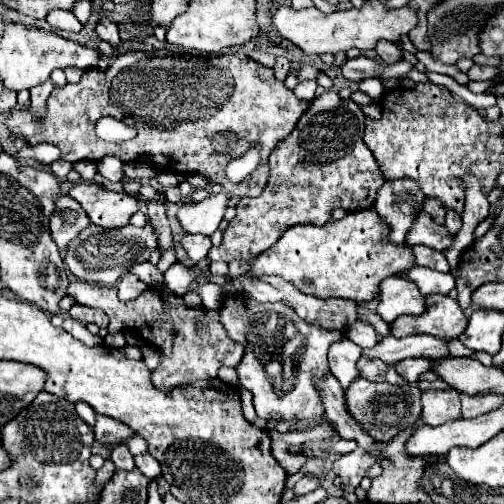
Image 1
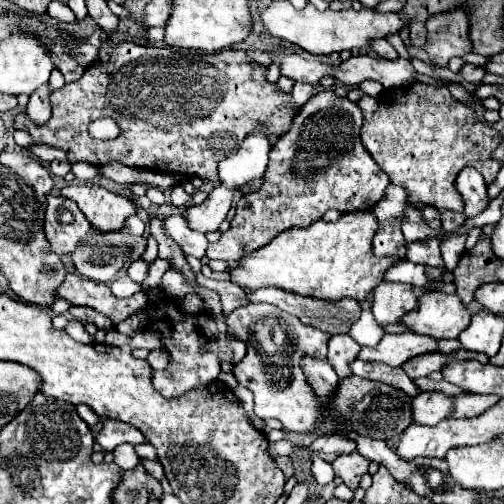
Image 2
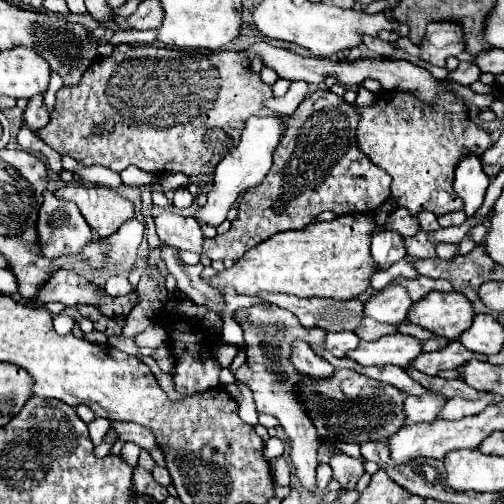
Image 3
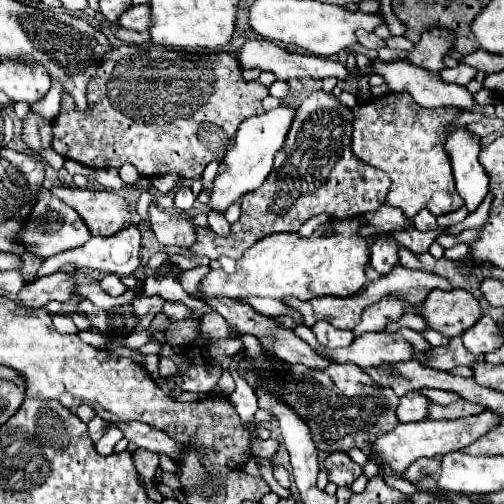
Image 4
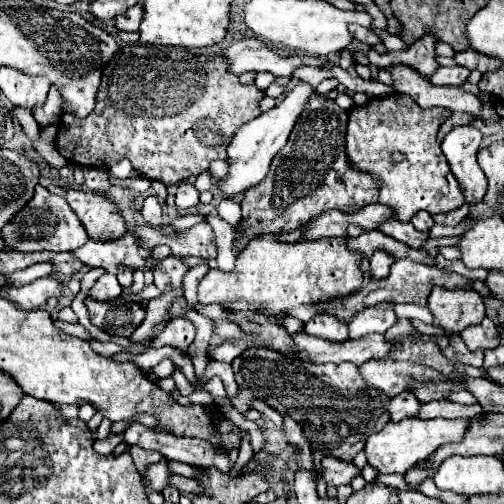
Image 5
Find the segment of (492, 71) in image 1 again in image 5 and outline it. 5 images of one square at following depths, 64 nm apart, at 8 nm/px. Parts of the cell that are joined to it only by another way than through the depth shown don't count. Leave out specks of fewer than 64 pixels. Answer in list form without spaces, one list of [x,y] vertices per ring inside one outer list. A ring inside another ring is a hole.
[[[452,66],[452,68],[438,68],[430,80],[432,84],[438,84],[438,86],[462,86],[466,82],[470,74],[470,68],[464,68],[464,66]]]

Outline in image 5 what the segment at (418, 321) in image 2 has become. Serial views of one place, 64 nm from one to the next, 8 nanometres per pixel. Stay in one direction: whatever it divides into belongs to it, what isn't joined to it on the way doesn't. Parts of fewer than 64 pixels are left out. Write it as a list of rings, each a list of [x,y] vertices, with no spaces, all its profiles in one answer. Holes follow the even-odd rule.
[[[434,288],[426,306],[434,318],[432,324],[446,334],[460,334],[466,326],[480,324],[486,316],[482,298],[468,288]]]

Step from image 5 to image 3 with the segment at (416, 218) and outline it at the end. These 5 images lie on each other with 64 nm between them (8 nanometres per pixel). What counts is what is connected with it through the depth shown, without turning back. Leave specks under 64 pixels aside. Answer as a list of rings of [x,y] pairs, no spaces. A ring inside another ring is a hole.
[[[428,210],[420,212],[420,214],[418,214],[418,220],[420,220],[420,226],[422,226],[424,232],[432,232],[432,230],[438,230],[438,228],[440,228],[440,224],[438,224],[438,220],[436,220],[436,214],[432,214],[432,212],[428,212]]]

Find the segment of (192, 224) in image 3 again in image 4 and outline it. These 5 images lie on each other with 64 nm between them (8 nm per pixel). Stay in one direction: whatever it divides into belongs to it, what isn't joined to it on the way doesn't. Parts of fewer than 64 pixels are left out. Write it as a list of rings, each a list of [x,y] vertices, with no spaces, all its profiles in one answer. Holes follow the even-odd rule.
[[[156,202],[150,206],[150,220],[156,240],[164,246],[194,246],[196,242],[196,226],[190,218],[170,218],[166,212],[158,210]]]

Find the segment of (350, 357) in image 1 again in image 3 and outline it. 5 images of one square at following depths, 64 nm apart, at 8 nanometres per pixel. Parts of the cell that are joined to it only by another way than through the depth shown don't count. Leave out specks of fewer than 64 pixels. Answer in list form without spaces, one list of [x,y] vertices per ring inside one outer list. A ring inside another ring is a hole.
[[[328,332],[326,334],[326,350],[336,358],[344,358],[346,352],[354,350],[358,344],[358,336],[354,332]]]

